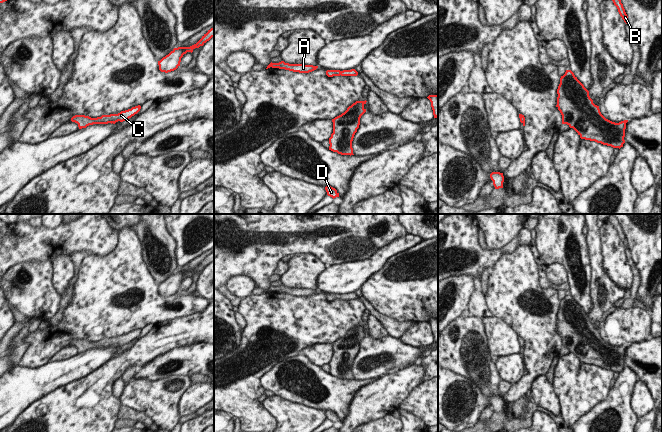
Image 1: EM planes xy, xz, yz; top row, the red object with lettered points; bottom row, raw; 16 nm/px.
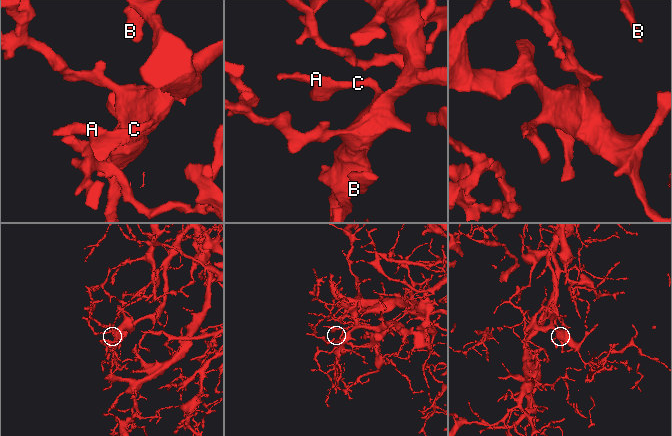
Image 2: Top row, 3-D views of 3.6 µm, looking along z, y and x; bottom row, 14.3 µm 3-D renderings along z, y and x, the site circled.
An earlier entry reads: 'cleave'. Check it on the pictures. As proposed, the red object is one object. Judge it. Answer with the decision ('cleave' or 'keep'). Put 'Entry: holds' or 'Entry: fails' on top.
Entry: fails
keep

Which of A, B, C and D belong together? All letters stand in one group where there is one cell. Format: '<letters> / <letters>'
A B C D

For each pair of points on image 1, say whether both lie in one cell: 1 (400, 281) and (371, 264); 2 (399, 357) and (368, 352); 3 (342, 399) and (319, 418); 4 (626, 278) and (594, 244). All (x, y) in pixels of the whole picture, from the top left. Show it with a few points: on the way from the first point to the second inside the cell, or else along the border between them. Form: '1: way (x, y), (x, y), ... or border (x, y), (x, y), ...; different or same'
1: border (398, 253), (391, 256), (363, 284); different
2: way (391, 352), (386, 350), (376, 352); same
3: border (301, 404), (324, 411); different
4: border (598, 229), (602, 267), (608, 275); different

